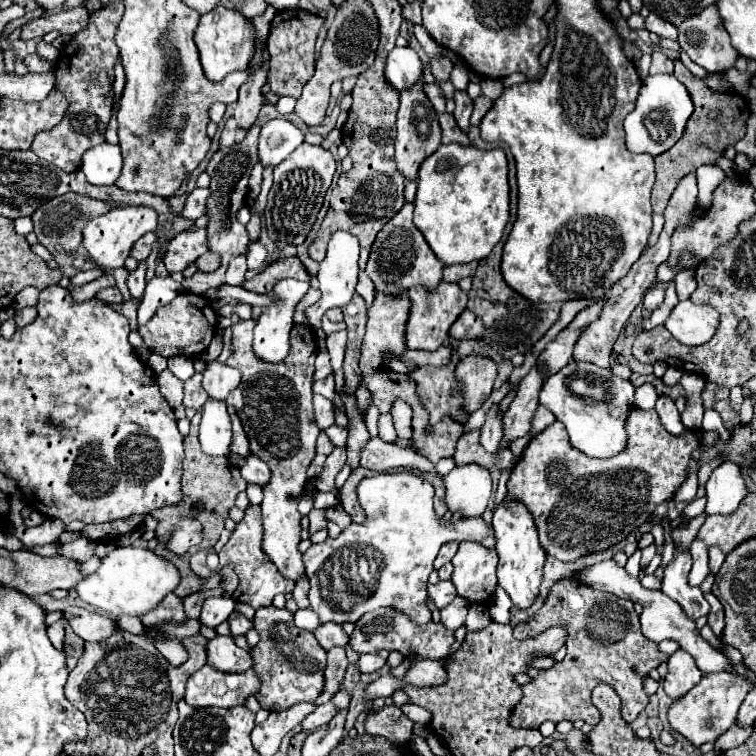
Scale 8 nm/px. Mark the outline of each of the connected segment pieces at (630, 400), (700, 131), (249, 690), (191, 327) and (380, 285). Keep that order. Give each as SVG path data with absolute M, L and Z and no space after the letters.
M560 371L550 375L550 379L546 379L544 383L544 389L540 391L540 405L550 409L556 415L556 419L564 423L570 435L570 443L574 443L574 447L578 447L590 457L610 457L622 451L622 447L626 445L624 419L626 411L634 405L634 385L616 375L610 375L608 381L610 381L610 395L602 401L588 401L580 395L574 395L564 383L564 377L560 377Z
M680 59L674 61L674 75L686 85L692 101L694 101L694 115L690 117L690 123L686 123L686 131L682 139L666 153L656 155L656 183L652 187L652 209L654 213L664 213L666 203L670 195L674 193L674 187L682 175L688 175L690 171L696 171L700 165L714 163L722 151L730 145L736 145L746 135L746 119L750 115L746 99L738 97L736 93L718 93L712 91L702 79L694 77Z
M204 665L200 671L196 671L188 683L186 683L186 703L192 707L236 707L242 705L248 695L256 695L260 687L260 679L254 671L246 671L244 675L238 673L222 673L210 665Z
M180 293L172 299L172 303L158 307L154 317L146 325L138 327L138 331L144 337L146 345L164 357L194 355L194 353L202 353L210 345L210 339L216 329L216 319L218 317L208 303L202 303L200 309L194 303L190 303L188 293Z
M406 203L376 235L376 241L370 251L370 259L366 265L368 277L374 281L374 287L382 293L392 293L400 295L402 291L414 287L414 285L424 285L428 289L434 289L444 271L444 263L434 255L430 245L426 243L422 231L412 223L412 213L414 213L414 203Z

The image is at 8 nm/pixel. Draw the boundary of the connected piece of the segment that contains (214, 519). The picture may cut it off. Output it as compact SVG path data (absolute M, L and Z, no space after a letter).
M200 411L192 417L192 427L190 427L190 433L188 437L184 437L184 475L182 475L182 501L176 503L176 505L166 506L160 509L156 509L150 513L153 518L158 521L156 528L156 538L158 539L158 547L156 547L156 553L161 557L174 561L174 565L178 567L180 575L182 575L182 583L178 585L178 591L174 591L178 597L188 597L192 593L198 593L198 591L204 591L204 589L214 589L214 587L222 587L226 593L232 595L232 591L237 588L239 579L235 574L232 566L227 565L220 573L228 573L228 581L222 581L218 577L210 577L210 579L202 579L198 575L192 573L190 568L190 557L186 553L183 556L178 556L170 552L166 545L178 522L181 519L198 519L202 523L202 542L199 546L194 548L194 552L203 549L210 549L215 546L219 540L222 529L224 529L224 521L228 519L228 511L230 507L234 505L234 499L240 491L246 489L246 481L240 477L240 469L234 467L226 457L212 457L212 455L206 455L200 447L200 441L198 441L198 421L200 421Z

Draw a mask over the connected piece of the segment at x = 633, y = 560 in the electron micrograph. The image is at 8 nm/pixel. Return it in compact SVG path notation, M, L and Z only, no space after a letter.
M636 549L636 553L634 555L630 555L630 559L628 559L628 563L626 563L626 573L628 575L632 575L632 577L636 577L638 579L638 575L640 575L640 549Z

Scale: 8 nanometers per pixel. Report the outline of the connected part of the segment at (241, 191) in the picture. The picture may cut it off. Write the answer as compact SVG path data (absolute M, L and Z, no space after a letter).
M252 125L244 137L242 143L234 145L234 147L228 147L228 149L222 149L222 151L216 151L212 155L212 159L208 161L208 167L206 167L206 173L210 175L210 197L208 197L208 205L206 205L206 215L208 215L208 227L206 227L206 233L208 233L208 249L216 255L220 255L220 267L212 273L204 273L204 271L196 271L192 277L202 277L198 279L198 287L194 287L196 293L206 293L208 289L214 289L218 285L222 285L226 279L226 269L228 269L228 263L238 257L240 253L244 253L246 245L248 245L248 229L238 221L238 211L242 207L246 207L246 199L248 199L248 177L250 177L250 171L252 167L258 163L258 133L260 133L260 127L258 125Z

